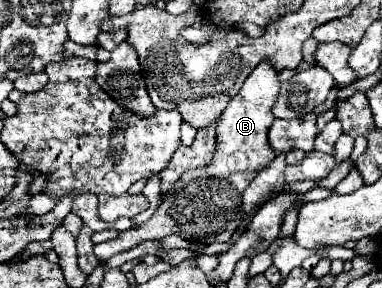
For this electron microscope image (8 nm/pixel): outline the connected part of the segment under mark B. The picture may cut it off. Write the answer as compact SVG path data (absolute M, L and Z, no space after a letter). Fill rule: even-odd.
M263 61L245 79L241 91L231 99L227 109L217 121L217 149L213 161L203 169L187 171L175 181L173 189L165 195L163 205L153 217L137 229L121 231L115 239L93 247L97 259L109 259L115 253L129 251L147 239L163 239L167 235L179 235L191 243L227 243L237 233L243 221L243 191L255 179L255 175L275 159L275 153L267 141L269 125L273 123L273 103L277 101L279 81L273 67Z

